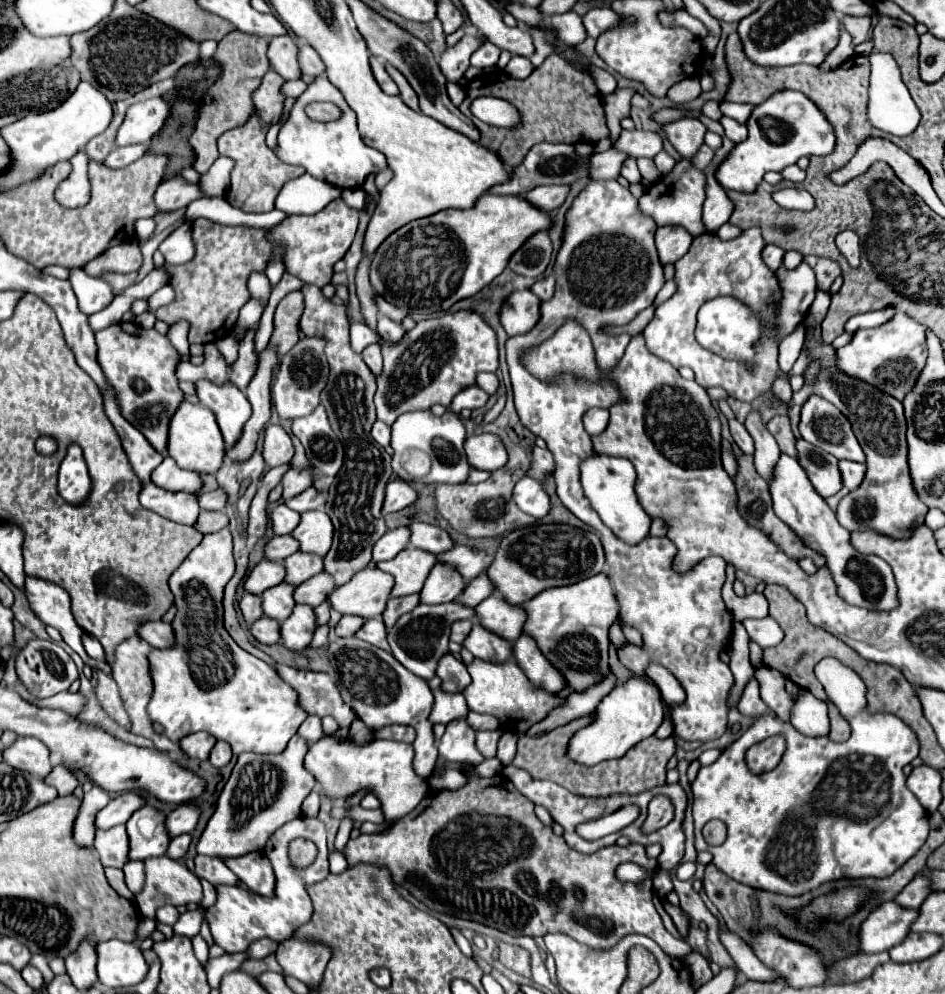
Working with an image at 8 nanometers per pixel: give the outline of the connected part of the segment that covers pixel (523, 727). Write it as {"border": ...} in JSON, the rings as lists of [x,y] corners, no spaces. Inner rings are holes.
{"border":[[[473,659],[469,665],[469,675],[471,675],[471,685],[467,685],[461,693],[469,705],[469,709],[477,713],[487,713],[495,715],[501,721],[503,729],[513,729],[519,733],[527,733],[531,725],[543,721],[553,709],[565,703],[563,697],[557,693],[547,693],[545,689],[539,689],[527,681],[527,675],[523,669],[519,669],[519,663],[515,659],[509,659],[505,663],[489,663],[481,659]]]}

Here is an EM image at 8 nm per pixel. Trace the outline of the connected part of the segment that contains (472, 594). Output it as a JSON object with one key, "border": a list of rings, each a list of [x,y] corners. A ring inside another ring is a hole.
{"border":[[[479,575],[469,583],[469,587],[463,591],[463,595],[459,595],[459,599],[455,599],[455,601],[475,607],[475,605],[479,605],[479,601],[483,601],[487,595],[493,595],[493,593],[495,593],[495,585],[491,585],[489,577]]]}

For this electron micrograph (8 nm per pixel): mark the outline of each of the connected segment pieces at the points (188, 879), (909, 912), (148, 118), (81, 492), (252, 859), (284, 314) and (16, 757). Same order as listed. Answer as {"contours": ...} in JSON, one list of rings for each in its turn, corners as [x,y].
{"contours":[[[[151,857],[144,861],[145,867],[145,884],[139,893],[135,895],[137,899],[137,905],[139,905],[139,911],[143,917],[147,919],[153,919],[155,921],[155,911],[163,905],[189,905],[189,903],[201,903],[203,899],[203,891],[201,891],[201,881],[199,877],[189,871],[185,865],[181,865],[179,861],[173,861],[169,857]]],[[[895,901],[879,905],[861,925],[861,951],[881,953],[899,945],[917,917],[919,909],[907,909]]],[[[151,97],[139,101],[127,109],[125,121],[117,131],[115,145],[135,145],[147,143],[163,127],[171,115],[171,103],[163,97]]],[[[71,445],[67,457],[59,469],[59,495],[71,505],[81,505],[87,499],[92,486],[87,463],[83,459],[81,447]]],[[[249,853],[249,855],[237,857],[237,859],[223,859],[223,863],[241,879],[241,883],[247,889],[251,889],[263,897],[275,895],[273,867],[263,853]]],[[[301,291],[289,293],[277,305],[277,311],[275,311],[275,333],[271,337],[271,347],[275,347],[279,355],[285,355],[299,341],[299,317],[301,317],[301,313],[303,313],[303,295],[301,295]]],[[[17,737],[13,745],[3,749],[3,761],[41,779],[51,771],[49,749],[35,737]]]]}

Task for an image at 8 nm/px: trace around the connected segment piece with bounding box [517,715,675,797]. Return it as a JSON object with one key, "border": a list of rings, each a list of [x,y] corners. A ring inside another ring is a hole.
{"border":[[[589,715],[573,719],[567,725],[557,727],[545,735],[539,735],[539,737],[519,735],[517,765],[525,767],[537,779],[549,779],[557,785],[569,785],[569,791],[579,791],[579,795],[583,795],[583,797],[603,797],[603,793],[639,793],[643,789],[651,789],[651,787],[665,783],[667,763],[675,755],[675,739],[673,737],[657,739],[653,735],[653,737],[637,743],[627,753],[627,757],[621,757],[615,761],[603,761],[595,767],[583,767],[583,765],[575,765],[573,761],[569,761],[565,755],[569,739],[573,737],[573,733],[577,729],[587,725],[591,719],[593,717],[589,717]]]}

